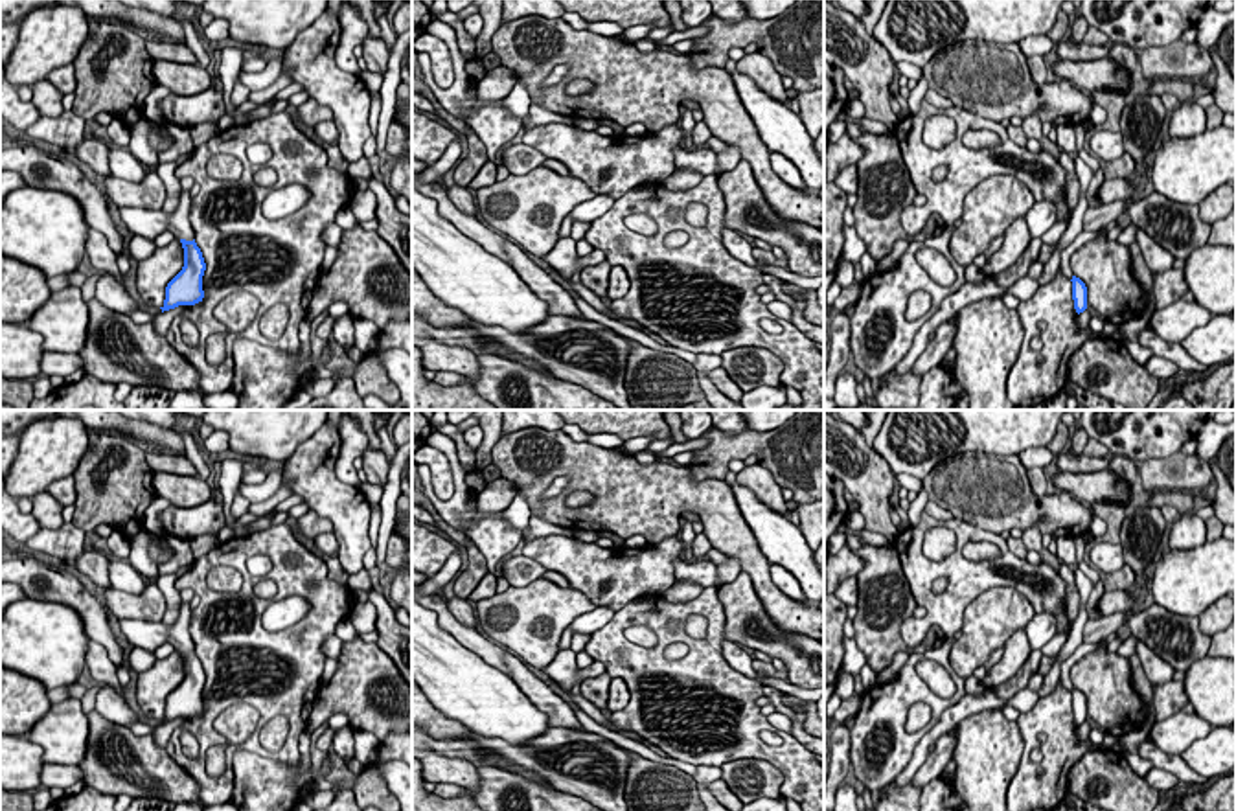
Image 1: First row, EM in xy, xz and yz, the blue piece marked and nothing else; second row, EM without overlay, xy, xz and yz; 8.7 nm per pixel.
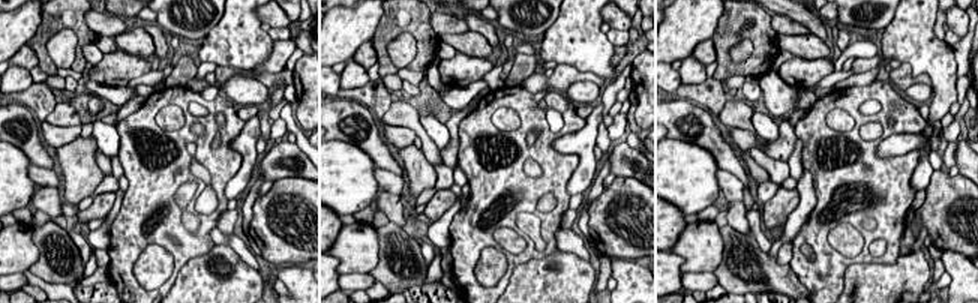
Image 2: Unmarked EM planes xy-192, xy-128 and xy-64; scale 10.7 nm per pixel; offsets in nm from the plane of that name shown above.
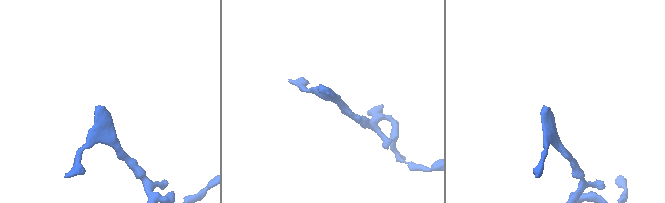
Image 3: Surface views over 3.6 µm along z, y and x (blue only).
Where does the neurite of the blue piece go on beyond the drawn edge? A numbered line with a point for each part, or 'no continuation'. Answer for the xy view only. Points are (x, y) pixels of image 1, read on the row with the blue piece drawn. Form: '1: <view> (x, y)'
1: xy (148, 223)

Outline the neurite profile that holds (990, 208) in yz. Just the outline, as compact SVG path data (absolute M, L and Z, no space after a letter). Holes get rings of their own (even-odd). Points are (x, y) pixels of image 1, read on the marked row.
M995 175L982 180L964 199L962 224L953 232L949 252L967 267L990 248L995 237L1004 237L1010 224L1034 206L1032 191L1015 177Z

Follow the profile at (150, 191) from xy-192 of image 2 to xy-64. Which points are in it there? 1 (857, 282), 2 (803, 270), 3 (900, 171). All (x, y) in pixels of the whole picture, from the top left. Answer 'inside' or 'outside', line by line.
1: outside
2: inside
3: inside

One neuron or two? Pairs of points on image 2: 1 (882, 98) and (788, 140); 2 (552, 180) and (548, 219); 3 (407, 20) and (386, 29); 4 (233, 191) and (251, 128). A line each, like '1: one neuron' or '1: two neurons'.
1: two neurons
2: one neuron
3: one neuron
4: one neuron

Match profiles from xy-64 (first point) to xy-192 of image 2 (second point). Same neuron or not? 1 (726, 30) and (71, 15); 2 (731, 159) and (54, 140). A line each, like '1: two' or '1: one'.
1: one
2: two

